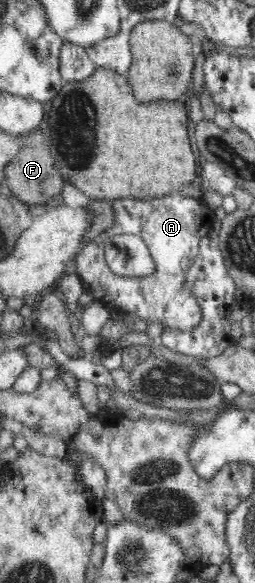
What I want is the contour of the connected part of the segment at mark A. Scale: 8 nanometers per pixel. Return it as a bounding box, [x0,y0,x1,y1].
[77,193,214,330]

